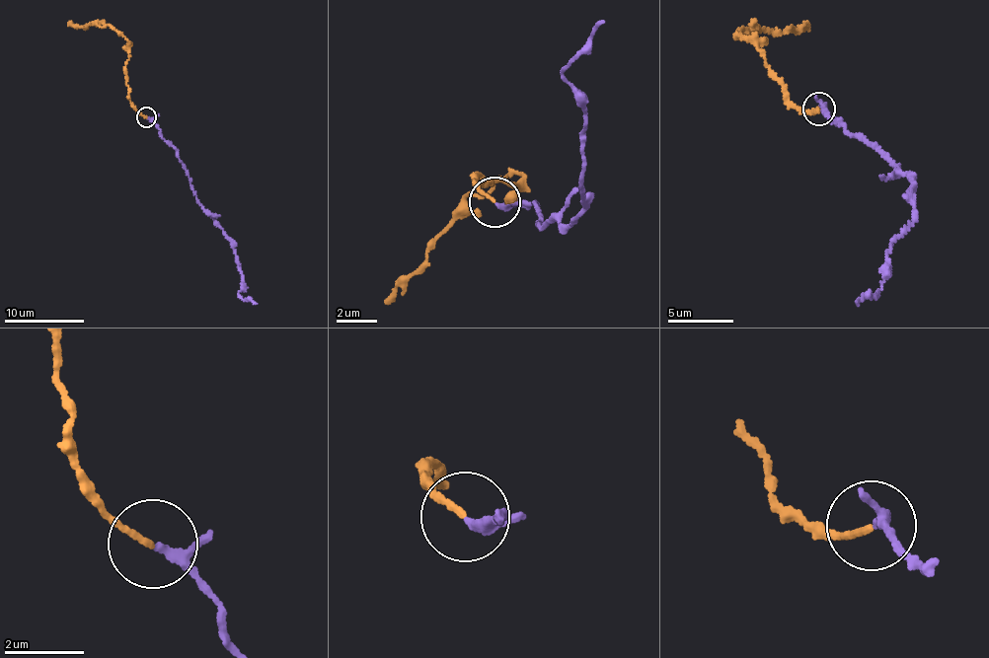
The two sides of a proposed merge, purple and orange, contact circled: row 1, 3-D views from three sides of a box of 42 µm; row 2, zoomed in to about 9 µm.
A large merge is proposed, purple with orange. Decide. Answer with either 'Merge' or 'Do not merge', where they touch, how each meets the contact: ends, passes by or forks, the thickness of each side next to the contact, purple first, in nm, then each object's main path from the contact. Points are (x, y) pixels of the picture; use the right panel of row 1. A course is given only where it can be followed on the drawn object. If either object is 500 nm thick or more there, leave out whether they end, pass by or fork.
Merge. Place: (818, 109). At the ring purple passes by. At the ring orange ends. Thickness 190 nm (purple) against 150 nm. Course of purple: (821, 108), (829, 119), (845, 125), (915, 187), (913, 221), (887, 250), (886, 276), (881, 289), (856, 302). Course of orange: (817, 108), (798, 107), (773, 76), (761, 49), (739, 37), (739, 30), (748, 36), (808, 25)

